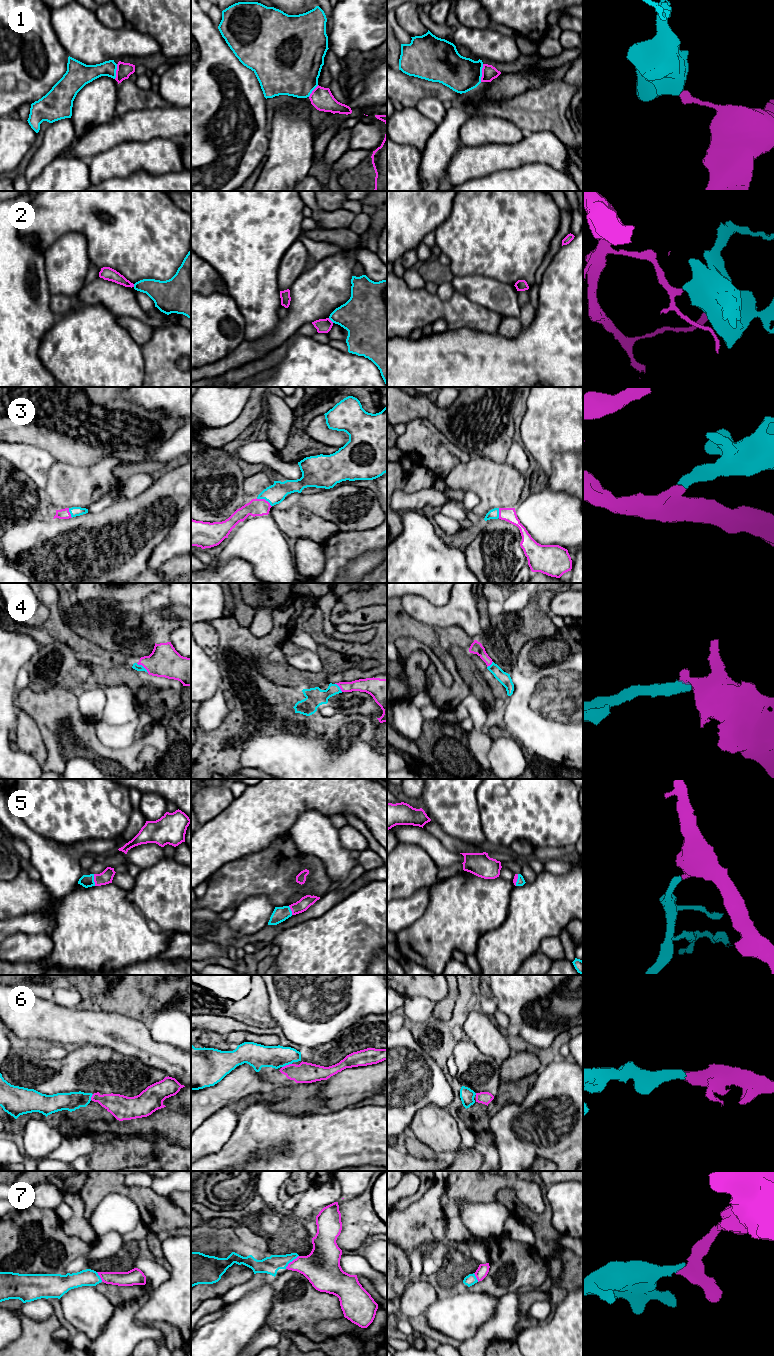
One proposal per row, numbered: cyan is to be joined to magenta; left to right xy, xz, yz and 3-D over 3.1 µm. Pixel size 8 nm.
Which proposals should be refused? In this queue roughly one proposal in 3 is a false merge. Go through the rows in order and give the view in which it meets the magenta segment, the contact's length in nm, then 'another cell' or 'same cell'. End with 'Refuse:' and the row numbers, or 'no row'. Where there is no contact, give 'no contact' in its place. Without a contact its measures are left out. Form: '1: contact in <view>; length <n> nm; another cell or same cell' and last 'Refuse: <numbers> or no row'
1: contact in yz; length 150 nm; another cell
2: contact in xz; length 60 nm; another cell
3: contact in xz; length 140 nm; same cell
4: contact in xy; length 130 nm; same cell
5: contact in xy; length 100 nm; same cell
6: contact in xz; length 90 nm; same cell
7: contact in xz; length 160 nm; same cell
Refuse: 1, 2

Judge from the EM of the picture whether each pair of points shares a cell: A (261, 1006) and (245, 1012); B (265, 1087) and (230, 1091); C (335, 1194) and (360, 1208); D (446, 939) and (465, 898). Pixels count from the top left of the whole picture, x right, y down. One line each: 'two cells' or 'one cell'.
A: one cell
B: one cell
C: two cells
D: one cell

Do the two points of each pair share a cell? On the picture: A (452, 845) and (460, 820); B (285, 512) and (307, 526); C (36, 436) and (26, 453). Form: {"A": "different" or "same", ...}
{"A": "different", "B": "same", "C": "different"}

